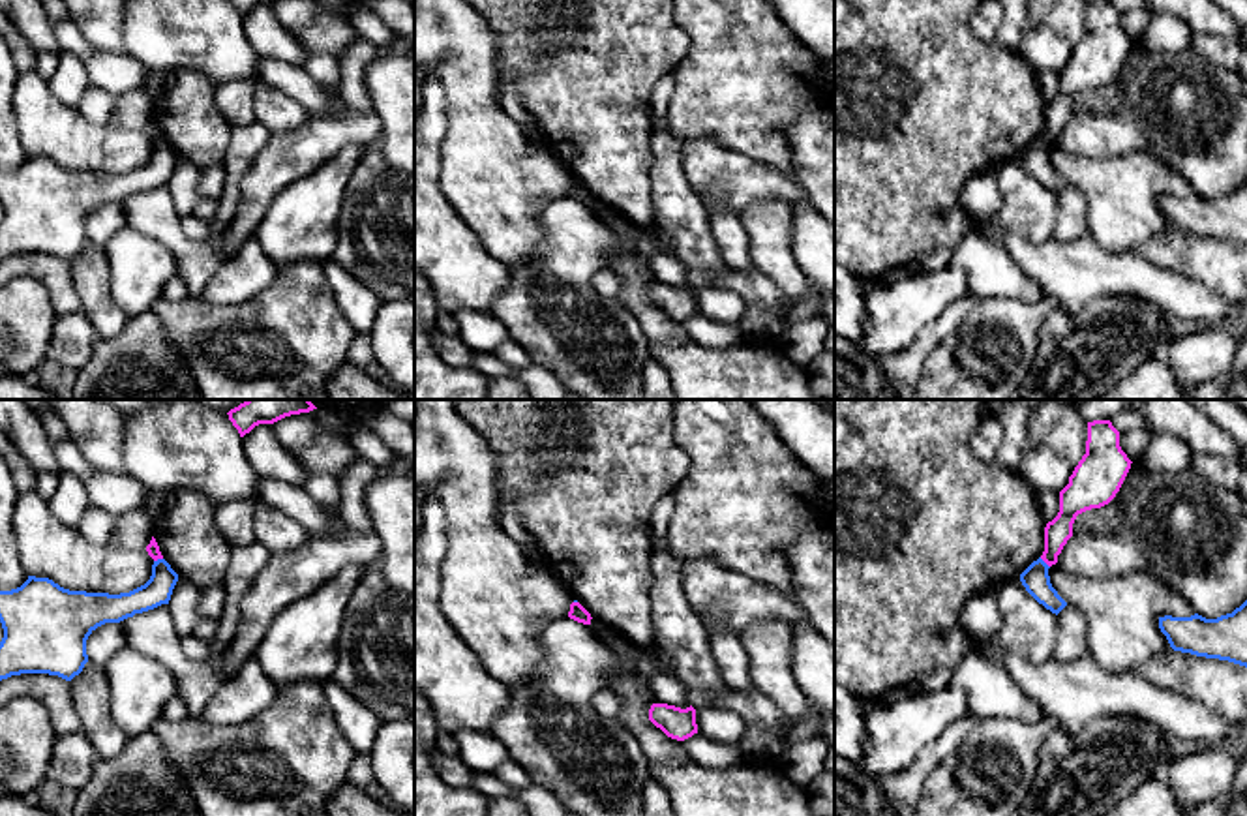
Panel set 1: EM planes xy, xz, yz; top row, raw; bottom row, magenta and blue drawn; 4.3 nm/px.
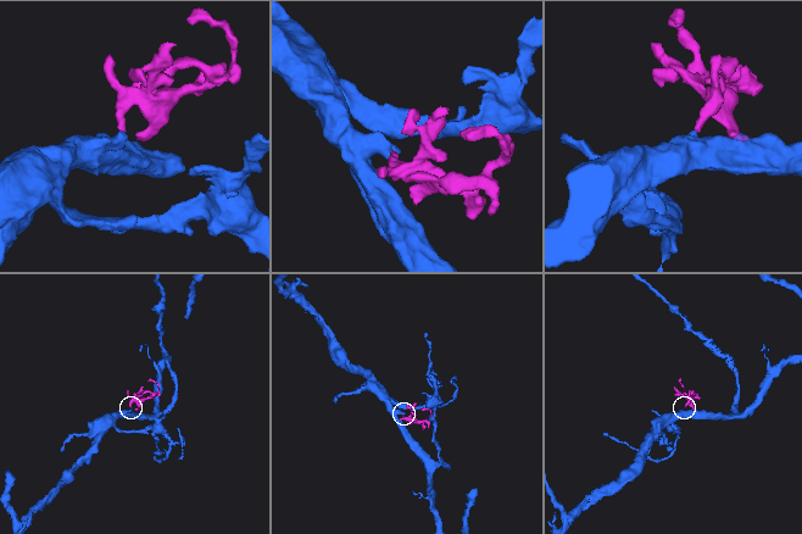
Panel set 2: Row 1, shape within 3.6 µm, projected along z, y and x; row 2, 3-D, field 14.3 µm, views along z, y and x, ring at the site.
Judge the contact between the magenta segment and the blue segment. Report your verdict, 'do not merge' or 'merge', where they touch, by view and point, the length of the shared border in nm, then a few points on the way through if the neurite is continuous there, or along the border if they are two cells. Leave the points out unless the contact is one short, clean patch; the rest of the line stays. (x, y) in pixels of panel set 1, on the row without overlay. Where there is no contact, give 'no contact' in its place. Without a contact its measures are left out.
do not merge; contact yz (1045, 141); length 60 nm; border yz (1039, 137), (1049, 147)

